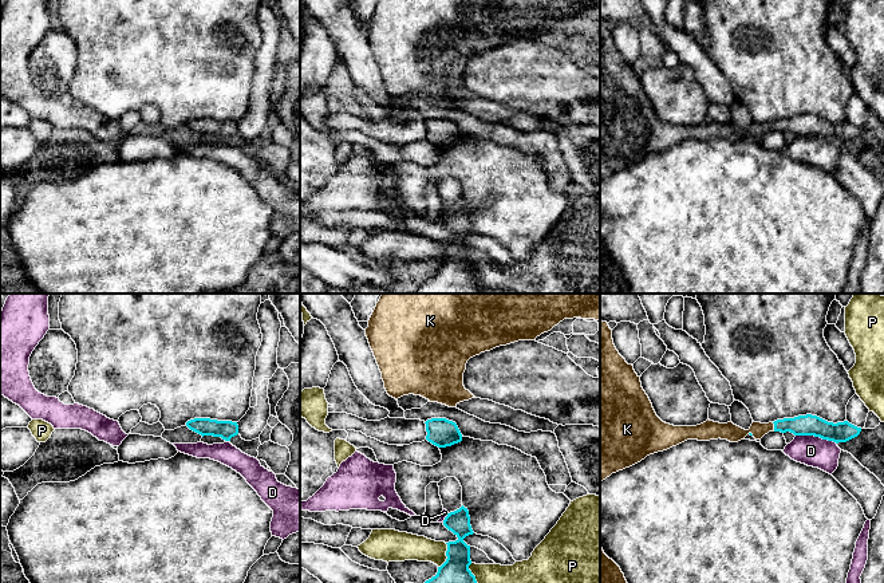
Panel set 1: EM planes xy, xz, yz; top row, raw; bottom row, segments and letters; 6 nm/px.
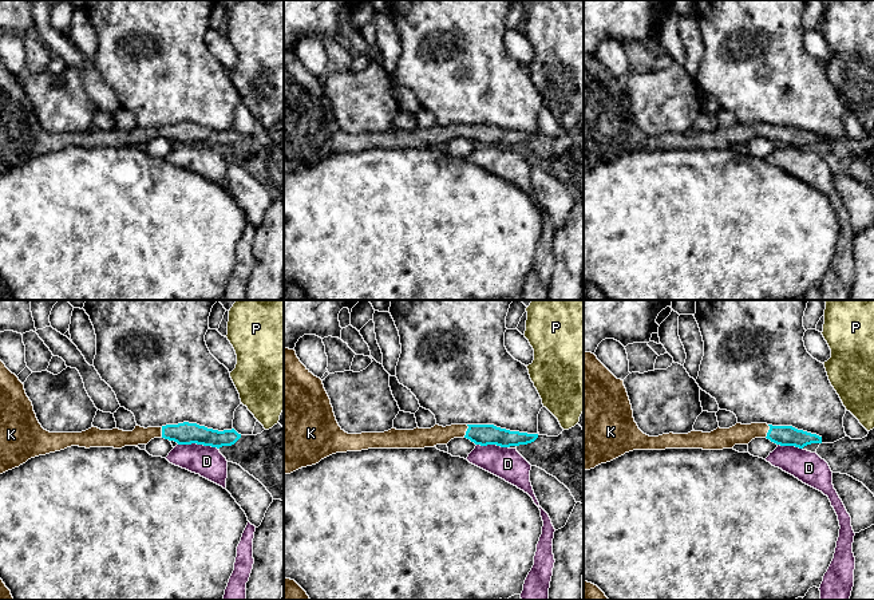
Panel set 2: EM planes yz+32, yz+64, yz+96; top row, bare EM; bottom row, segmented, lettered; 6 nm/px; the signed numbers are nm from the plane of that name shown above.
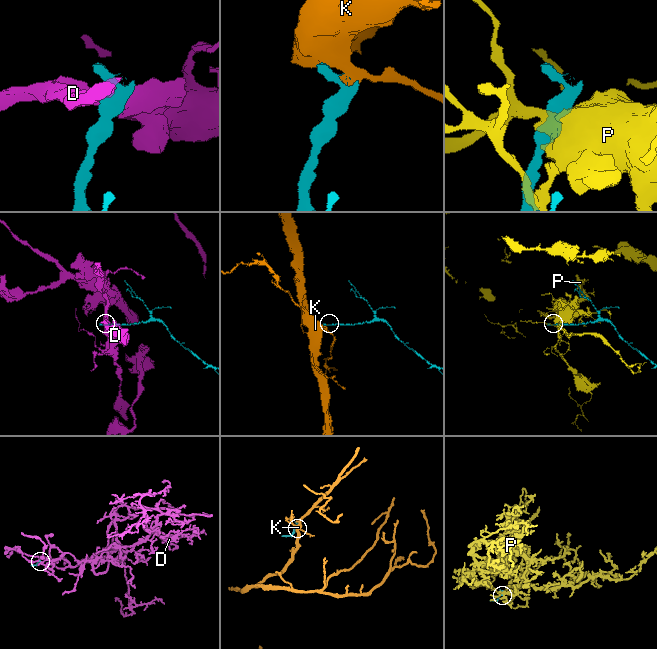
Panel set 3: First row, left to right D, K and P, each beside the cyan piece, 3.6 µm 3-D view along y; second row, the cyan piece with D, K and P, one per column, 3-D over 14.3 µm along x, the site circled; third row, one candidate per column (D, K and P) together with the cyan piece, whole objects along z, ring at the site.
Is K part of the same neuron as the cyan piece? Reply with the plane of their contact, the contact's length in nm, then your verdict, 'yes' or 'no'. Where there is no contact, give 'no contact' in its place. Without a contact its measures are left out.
yz | 60 nm | yes

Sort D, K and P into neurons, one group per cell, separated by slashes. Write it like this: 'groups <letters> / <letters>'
groups D / K / P

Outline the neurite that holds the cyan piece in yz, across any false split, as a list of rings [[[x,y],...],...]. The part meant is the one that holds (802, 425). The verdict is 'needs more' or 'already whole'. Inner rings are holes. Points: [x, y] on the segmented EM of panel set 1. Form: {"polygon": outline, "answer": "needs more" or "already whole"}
{"polygon": [[[600,322],[600,481],[612,473],[630,468],[647,456],[667,450],[687,440],[710,441],[727,440],[738,442],[747,434],[761,440],[769,432],[790,432],[794,436],[814,436],[822,440],[846,442],[857,437],[861,428],[848,421],[828,422],[817,415],[806,414],[794,418],[777,419],[769,424],[754,422],[749,430],[745,430],[731,421],[719,424],[707,419],[696,426],[674,426],[663,422],[655,413],[652,403],[642,387],[640,377],[634,366],[628,365],[613,344],[612,330],[607,322]]], "answer": "needs more"}

